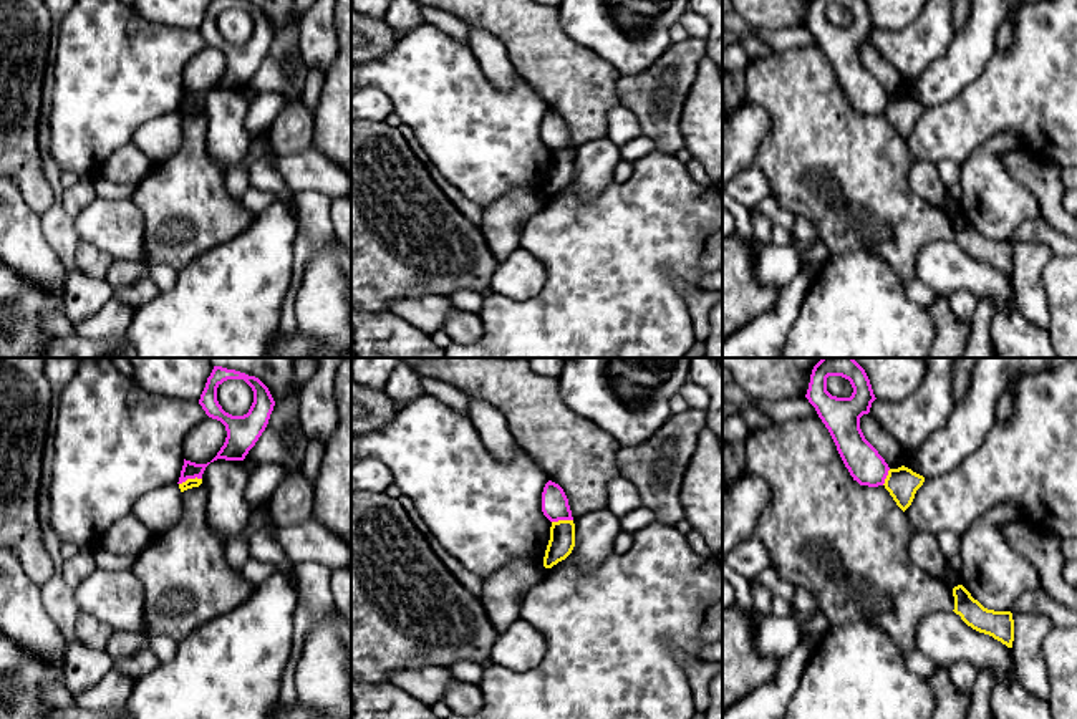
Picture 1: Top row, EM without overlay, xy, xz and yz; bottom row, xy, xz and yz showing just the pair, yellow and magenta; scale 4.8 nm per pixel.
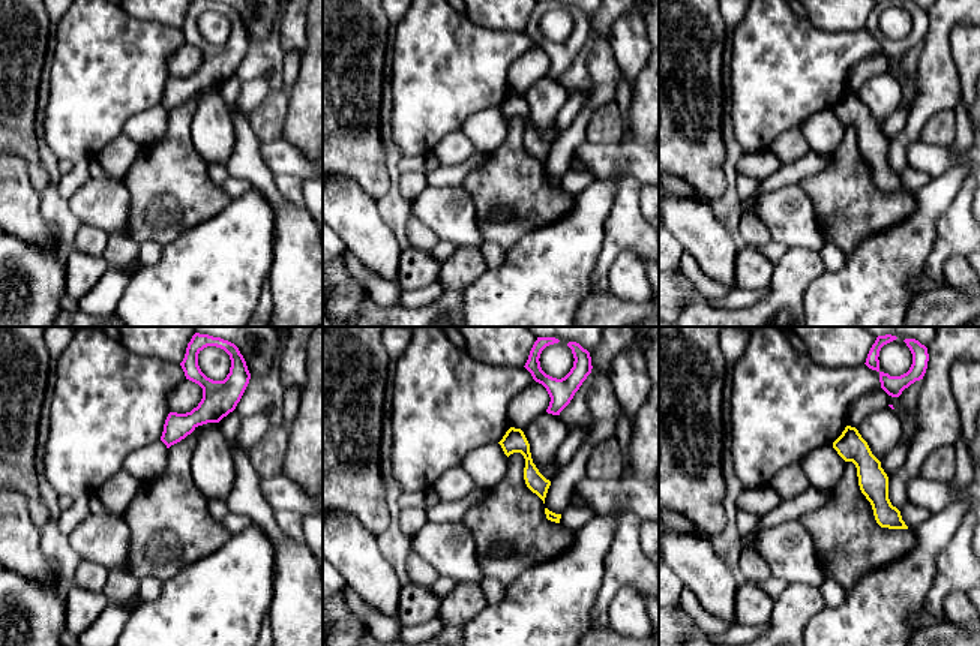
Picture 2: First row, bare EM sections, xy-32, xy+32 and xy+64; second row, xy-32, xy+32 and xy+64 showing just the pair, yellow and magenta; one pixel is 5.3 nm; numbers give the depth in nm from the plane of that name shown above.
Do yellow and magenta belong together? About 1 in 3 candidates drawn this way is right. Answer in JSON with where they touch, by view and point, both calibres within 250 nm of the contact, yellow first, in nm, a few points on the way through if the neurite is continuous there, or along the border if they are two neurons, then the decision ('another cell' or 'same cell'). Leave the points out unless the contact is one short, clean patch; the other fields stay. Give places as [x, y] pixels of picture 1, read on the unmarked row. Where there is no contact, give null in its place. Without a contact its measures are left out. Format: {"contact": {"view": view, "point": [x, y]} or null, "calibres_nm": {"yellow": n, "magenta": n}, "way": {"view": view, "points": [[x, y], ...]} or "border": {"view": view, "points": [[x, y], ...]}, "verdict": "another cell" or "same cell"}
{"contact": {"view": "xy", "point": [189, 108]}, "calibres_nm": {"yellow": 50, "magenta": 100}, "border": {"view": "xy", "points": [[201, 106], [188, 106], [179, 113]]}, "verdict": "another cell"}

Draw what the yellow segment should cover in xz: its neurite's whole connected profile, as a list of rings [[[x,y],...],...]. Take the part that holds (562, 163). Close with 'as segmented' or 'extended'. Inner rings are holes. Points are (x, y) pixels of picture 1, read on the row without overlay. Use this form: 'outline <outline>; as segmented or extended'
outline [[[573,149],[552,151],[550,169],[543,186],[543,195],[552,197],[565,189],[575,176],[575,152]]]; as segmented

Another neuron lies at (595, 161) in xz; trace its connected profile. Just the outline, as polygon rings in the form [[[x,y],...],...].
[[[603,136],[577,146],[573,152],[575,176],[565,189],[588,202],[613,182],[615,167],[621,161],[620,147]]]

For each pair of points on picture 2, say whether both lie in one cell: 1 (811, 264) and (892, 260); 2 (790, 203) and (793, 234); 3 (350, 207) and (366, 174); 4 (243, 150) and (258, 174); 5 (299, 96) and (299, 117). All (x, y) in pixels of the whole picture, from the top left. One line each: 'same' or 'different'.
1: different
2: same
3: different
4: same
5: same

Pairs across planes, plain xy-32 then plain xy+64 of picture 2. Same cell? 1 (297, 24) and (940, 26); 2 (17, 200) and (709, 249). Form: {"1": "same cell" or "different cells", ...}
{"1": "different cells", "2": "same cell"}

